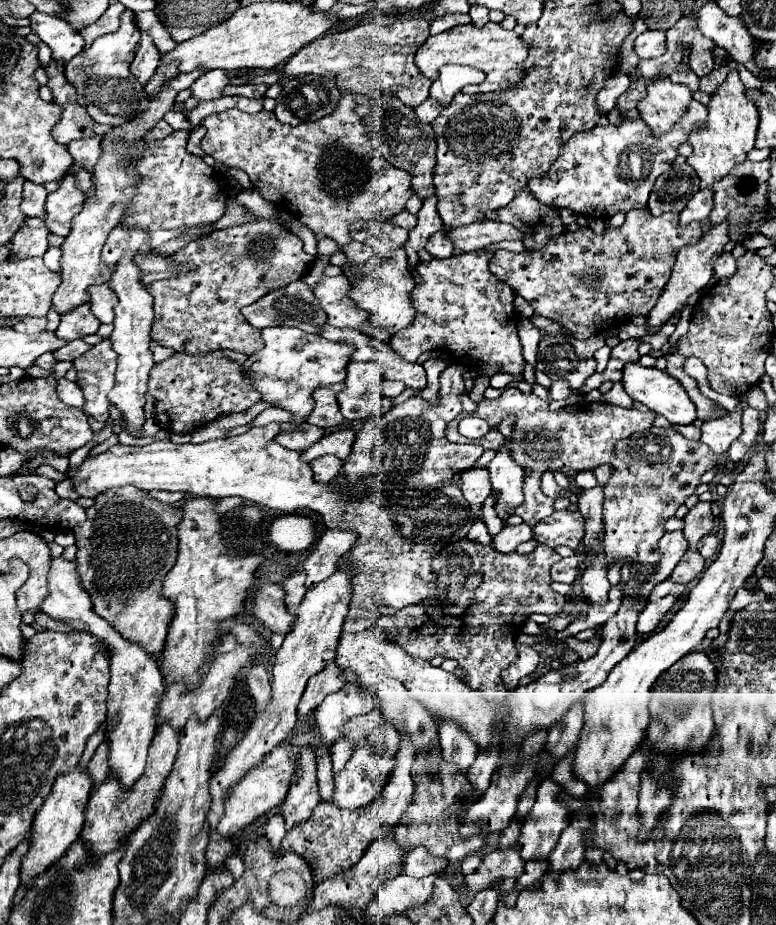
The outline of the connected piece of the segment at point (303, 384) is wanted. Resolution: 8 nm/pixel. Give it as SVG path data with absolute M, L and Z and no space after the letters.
M290 326L262 328L262 340L264 348L248 356L244 372L252 376L256 388L262 392L262 400L294 412L294 426L298 426L314 408L312 392L346 378L346 366L350 364L354 348L352 344L330 342L320 334L308 334Z

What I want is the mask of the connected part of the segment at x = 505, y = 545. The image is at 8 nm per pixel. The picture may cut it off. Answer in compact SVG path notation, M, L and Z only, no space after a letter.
M526 523L516 526L506 526L497 535L492 536L491 546L496 551L510 553L516 550L518 544L533 538L533 530Z

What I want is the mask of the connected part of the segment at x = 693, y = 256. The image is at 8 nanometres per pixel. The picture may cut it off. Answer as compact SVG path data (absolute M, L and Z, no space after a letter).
M720 224L720 226L714 226L710 228L700 242L692 244L692 246L684 246L680 252L678 252L678 260L672 268L672 276L664 288L664 292L660 294L656 306L652 308L652 312L648 314L646 318L646 330L650 330L652 334L658 334L662 330L662 326L674 316L678 314L678 310L682 310L686 304L688 304L688 298L700 290L706 288L706 284L710 282L714 270L712 270L712 264L716 262L716 258L722 254L722 248L726 246L728 242L728 224Z

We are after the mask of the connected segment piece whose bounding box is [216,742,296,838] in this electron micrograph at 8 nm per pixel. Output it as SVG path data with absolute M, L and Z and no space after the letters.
M288 742L276 746L272 752L268 752L264 756L264 760L258 764L258 768L252 768L250 772L244 774L244 778L240 782L236 782L224 796L224 816L220 818L216 832L220 836L232 836L234 832L242 830L244 826L248 826L252 820L256 820L258 816L274 810L276 806L280 806L286 798L286 792L290 788L290 780L296 772L296 764L292 760L292 746Z

